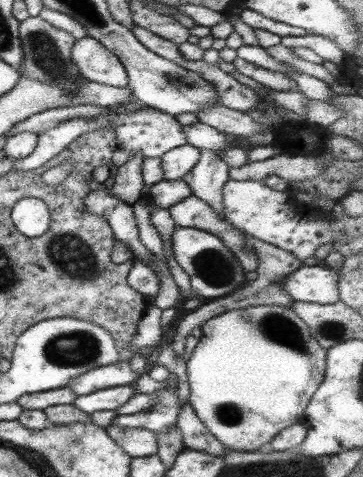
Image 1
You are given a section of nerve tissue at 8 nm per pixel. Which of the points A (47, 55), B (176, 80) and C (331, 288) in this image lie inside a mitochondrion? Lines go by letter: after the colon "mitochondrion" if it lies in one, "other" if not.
A: mitochondrion
B: mitochondrion
C: other

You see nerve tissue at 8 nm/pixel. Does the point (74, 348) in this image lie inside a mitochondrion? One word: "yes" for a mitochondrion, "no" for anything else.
yes

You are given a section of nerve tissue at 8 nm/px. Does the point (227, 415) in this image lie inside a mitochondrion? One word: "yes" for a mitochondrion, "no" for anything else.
yes

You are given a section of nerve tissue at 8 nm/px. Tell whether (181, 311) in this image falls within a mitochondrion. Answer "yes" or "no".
no

